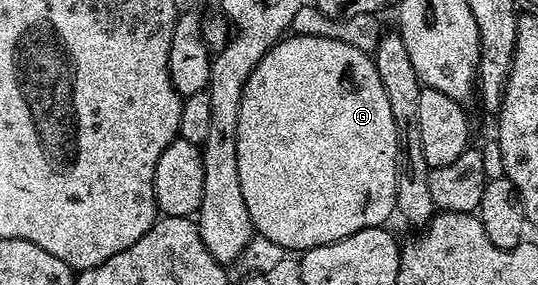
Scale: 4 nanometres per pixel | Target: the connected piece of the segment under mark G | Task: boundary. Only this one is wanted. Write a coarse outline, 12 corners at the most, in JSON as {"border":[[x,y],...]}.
{"border":[[286,35],[236,123],[287,251],[385,226],[396,119],[371,54]]}

